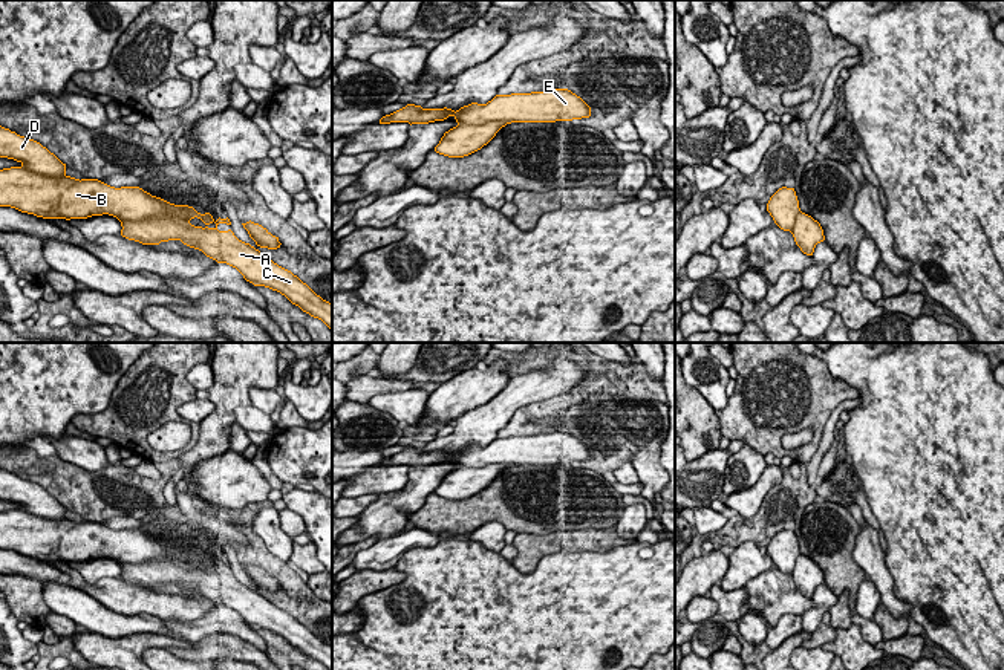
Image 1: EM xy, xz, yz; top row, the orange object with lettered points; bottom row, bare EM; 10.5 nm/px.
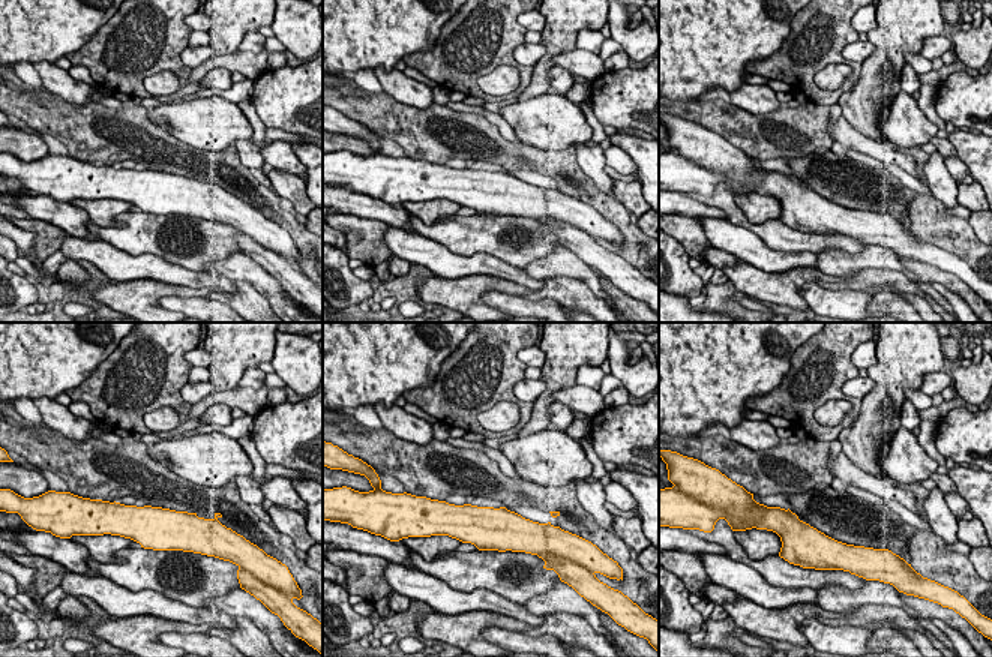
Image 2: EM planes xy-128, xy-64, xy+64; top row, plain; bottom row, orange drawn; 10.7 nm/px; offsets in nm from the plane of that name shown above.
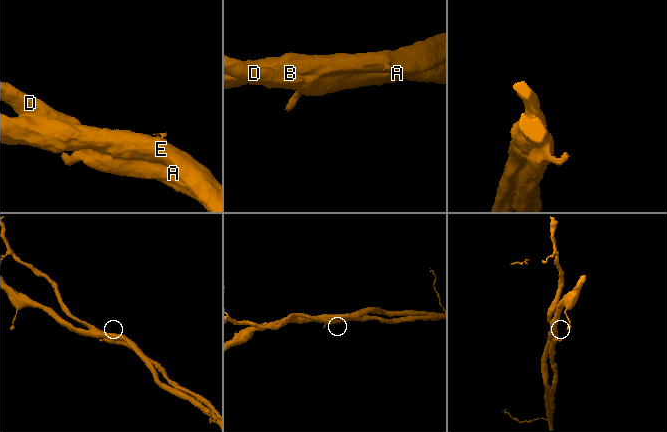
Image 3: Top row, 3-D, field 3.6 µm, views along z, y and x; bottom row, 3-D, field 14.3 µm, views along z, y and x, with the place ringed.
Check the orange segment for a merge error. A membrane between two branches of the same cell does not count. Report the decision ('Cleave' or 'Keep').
Keep

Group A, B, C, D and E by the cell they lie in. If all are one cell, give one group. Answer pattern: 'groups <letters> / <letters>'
groups A B C D E

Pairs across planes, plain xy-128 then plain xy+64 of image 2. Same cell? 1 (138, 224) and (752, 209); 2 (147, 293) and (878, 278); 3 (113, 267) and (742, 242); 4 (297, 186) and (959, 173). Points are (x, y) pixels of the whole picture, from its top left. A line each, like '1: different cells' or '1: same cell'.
1: different cells
2: different cells
3: same cell
4: different cells

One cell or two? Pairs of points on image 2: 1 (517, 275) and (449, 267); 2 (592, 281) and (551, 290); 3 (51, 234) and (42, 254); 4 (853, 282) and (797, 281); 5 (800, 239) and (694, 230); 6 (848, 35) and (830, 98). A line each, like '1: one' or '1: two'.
1: one
2: two
3: one
4: two
5: two
6: one

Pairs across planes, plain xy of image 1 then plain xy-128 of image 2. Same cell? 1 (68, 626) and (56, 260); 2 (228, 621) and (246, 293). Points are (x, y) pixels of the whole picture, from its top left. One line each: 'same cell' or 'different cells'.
1: different cells
2: different cells

